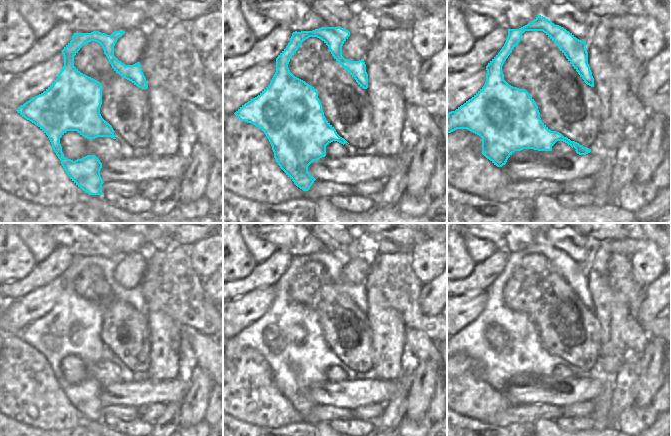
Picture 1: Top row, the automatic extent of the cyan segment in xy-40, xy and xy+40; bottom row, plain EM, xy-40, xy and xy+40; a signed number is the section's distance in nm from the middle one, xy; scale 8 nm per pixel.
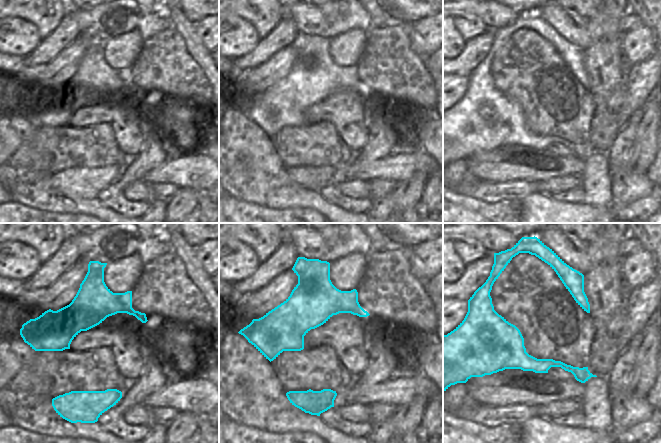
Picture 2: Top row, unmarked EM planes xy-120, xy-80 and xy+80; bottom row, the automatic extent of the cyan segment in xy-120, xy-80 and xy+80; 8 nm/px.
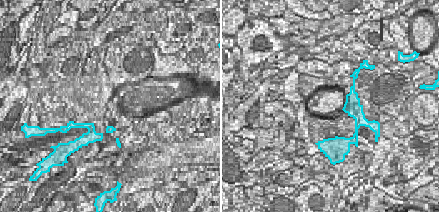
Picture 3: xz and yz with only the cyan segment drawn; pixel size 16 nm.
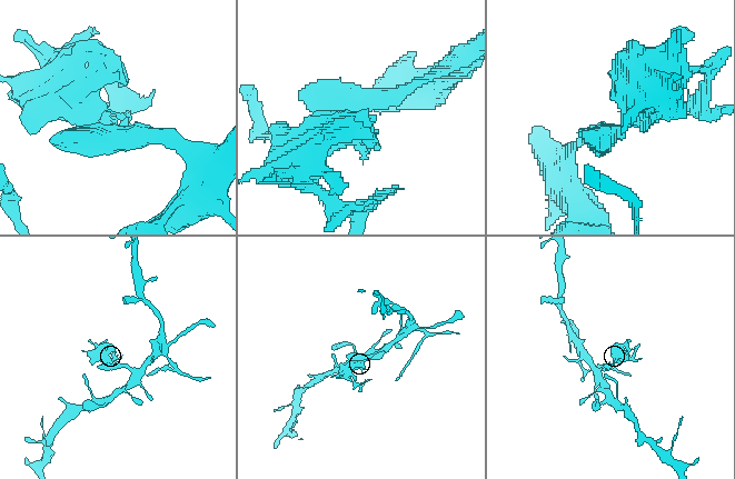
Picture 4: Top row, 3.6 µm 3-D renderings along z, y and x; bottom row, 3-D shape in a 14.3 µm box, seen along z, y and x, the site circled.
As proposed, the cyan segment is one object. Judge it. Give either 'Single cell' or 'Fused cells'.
Fused cells.

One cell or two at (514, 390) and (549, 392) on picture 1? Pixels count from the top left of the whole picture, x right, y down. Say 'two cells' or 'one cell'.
one cell

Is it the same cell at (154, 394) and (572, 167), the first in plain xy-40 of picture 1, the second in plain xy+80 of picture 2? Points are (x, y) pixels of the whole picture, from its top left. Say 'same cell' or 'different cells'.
same cell

